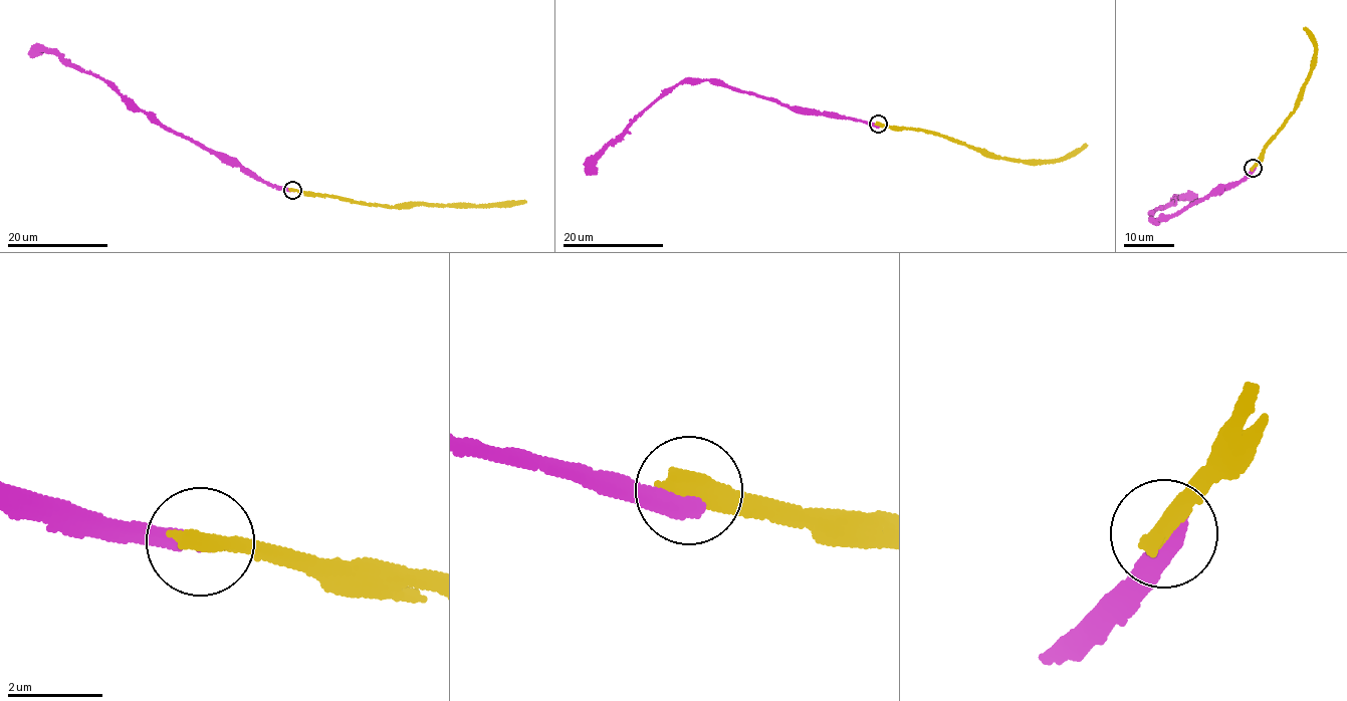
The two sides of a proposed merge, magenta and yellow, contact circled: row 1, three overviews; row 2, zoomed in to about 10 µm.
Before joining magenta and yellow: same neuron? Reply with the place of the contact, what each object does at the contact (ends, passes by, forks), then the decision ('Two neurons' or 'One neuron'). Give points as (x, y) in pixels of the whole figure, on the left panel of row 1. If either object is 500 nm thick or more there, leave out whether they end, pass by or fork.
Place: (292, 190). At the ring magenta ends. At the ring yellow ends. Two neurons

